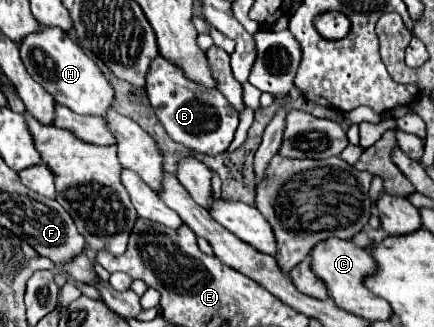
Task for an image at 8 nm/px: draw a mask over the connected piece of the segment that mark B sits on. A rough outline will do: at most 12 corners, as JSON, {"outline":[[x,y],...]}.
{"outline":[[156,56],[146,90],[172,140],[220,154],[238,112]]}

